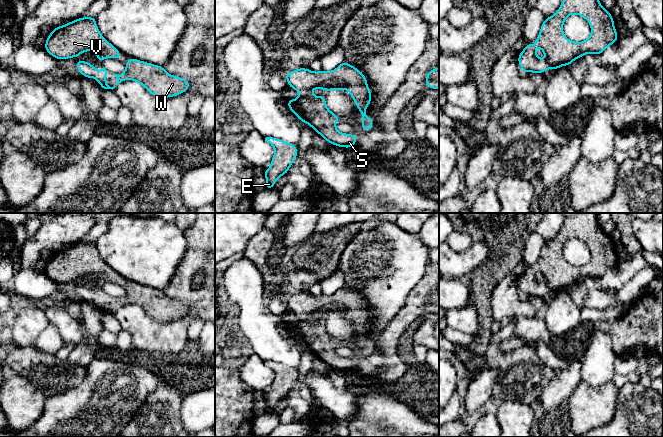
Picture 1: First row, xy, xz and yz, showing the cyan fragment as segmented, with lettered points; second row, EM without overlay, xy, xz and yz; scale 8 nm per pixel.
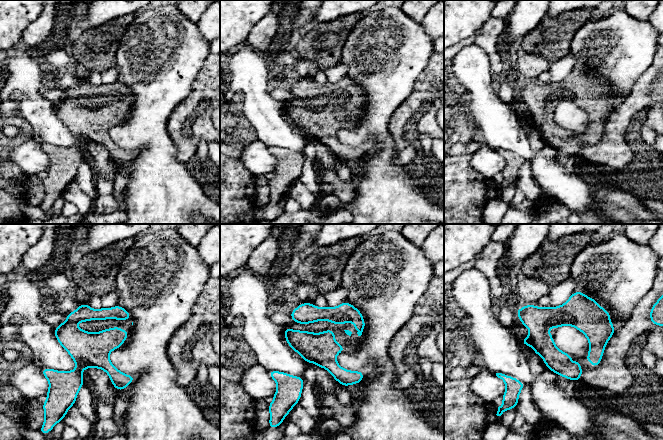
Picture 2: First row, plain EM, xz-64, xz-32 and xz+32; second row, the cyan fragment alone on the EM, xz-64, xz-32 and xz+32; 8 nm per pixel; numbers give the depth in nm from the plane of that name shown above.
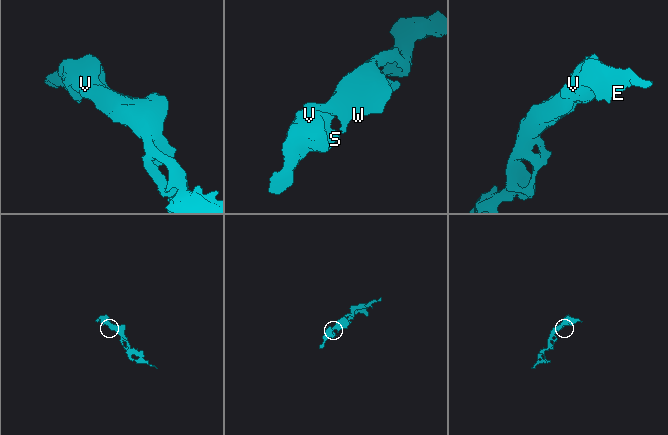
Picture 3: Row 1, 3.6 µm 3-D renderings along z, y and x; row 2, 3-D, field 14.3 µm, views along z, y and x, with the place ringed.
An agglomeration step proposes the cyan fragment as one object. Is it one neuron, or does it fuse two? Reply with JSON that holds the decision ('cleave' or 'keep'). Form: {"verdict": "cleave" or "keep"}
{"verdict": "keep"}

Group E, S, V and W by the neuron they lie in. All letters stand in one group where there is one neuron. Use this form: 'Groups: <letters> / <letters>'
Groups: E S V W

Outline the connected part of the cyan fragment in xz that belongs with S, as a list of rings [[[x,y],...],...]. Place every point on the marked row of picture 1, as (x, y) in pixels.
[[[346,61],[330,72],[323,70],[313,72],[308,68],[297,68],[284,75],[288,86],[300,93],[299,98],[286,100],[290,111],[297,116],[300,122],[305,122],[312,127],[329,144],[352,148],[355,147],[358,136],[341,133],[336,129],[335,124],[341,118],[327,108],[324,95],[318,97],[312,95],[311,91],[315,88],[322,88],[324,91],[347,89],[363,116],[359,125],[366,132],[374,128],[372,118],[365,113],[372,96],[367,86],[367,78],[360,70]]]

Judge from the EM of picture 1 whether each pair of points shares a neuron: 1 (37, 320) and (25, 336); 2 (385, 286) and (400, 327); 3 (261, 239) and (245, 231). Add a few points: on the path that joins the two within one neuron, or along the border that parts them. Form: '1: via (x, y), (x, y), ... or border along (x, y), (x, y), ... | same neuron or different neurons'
1: via (33, 324), (25, 332) | same neuron
2: border along (408, 294), (404, 306), (381, 333) | different neurons
3: border along (263, 227), (253, 236), (243, 251) | different neurons

